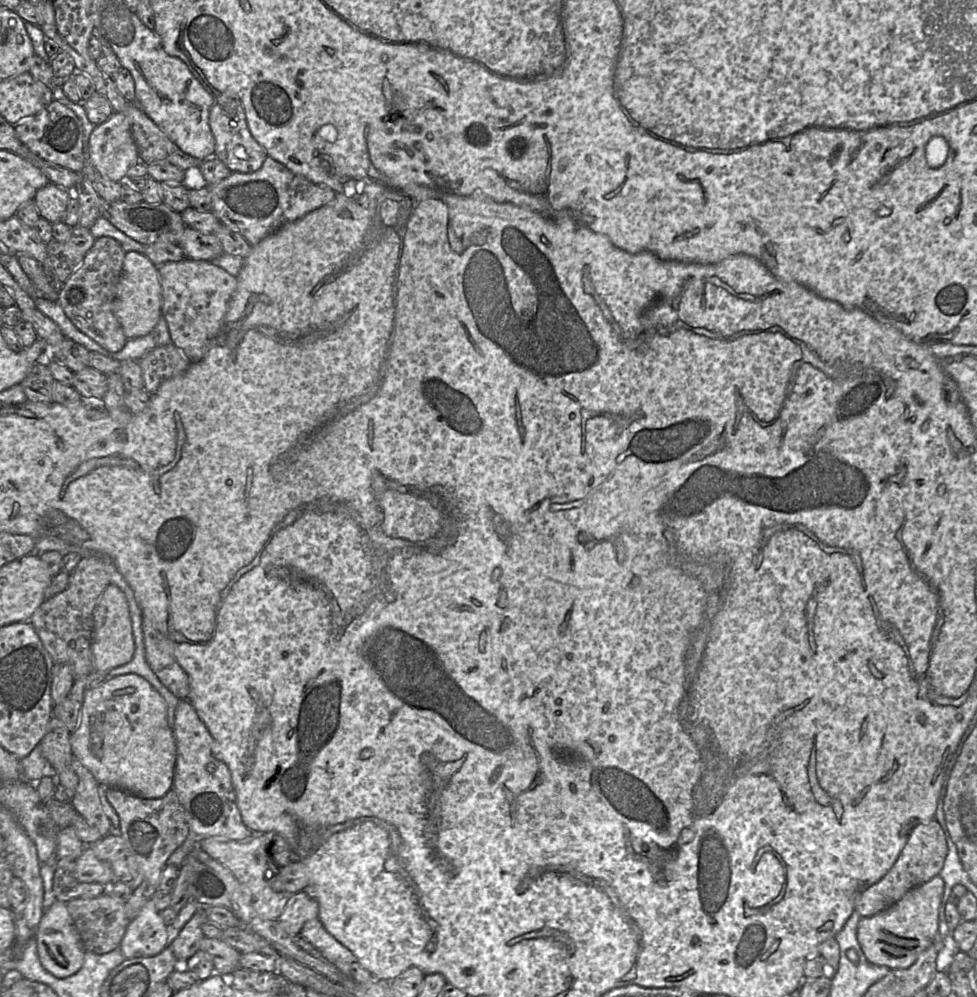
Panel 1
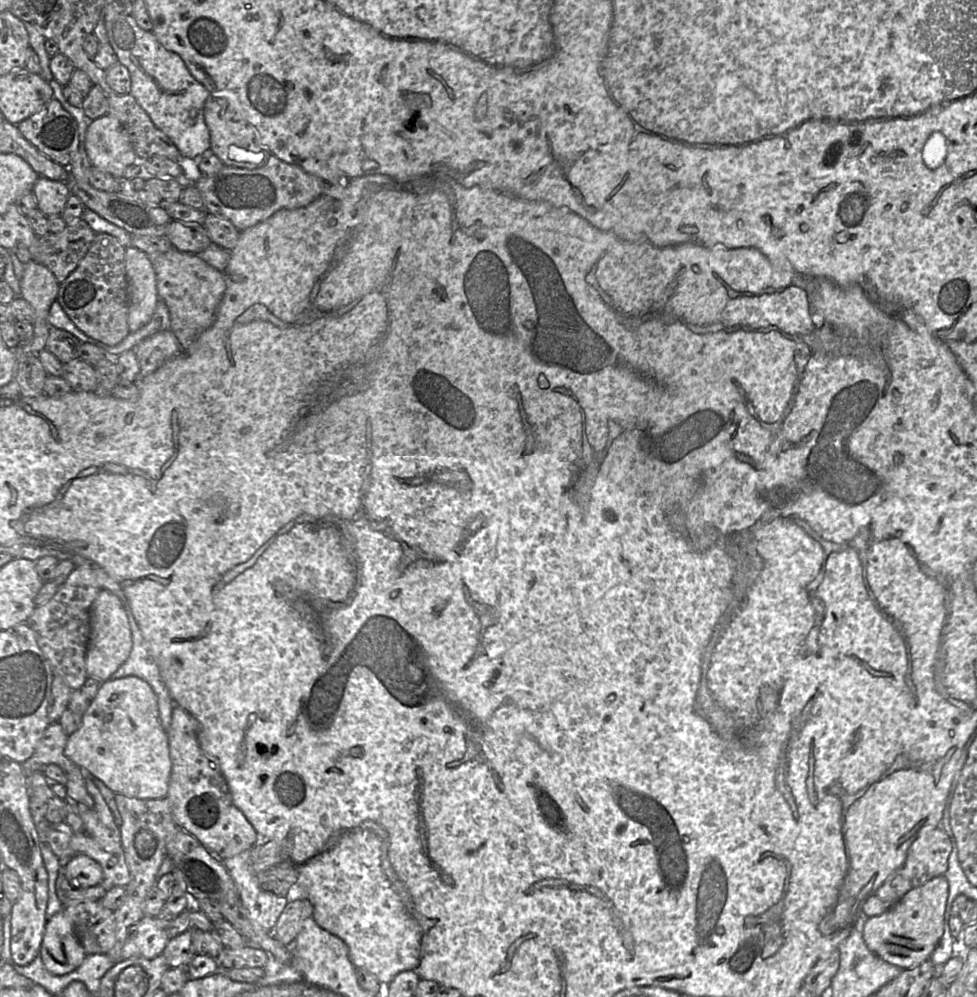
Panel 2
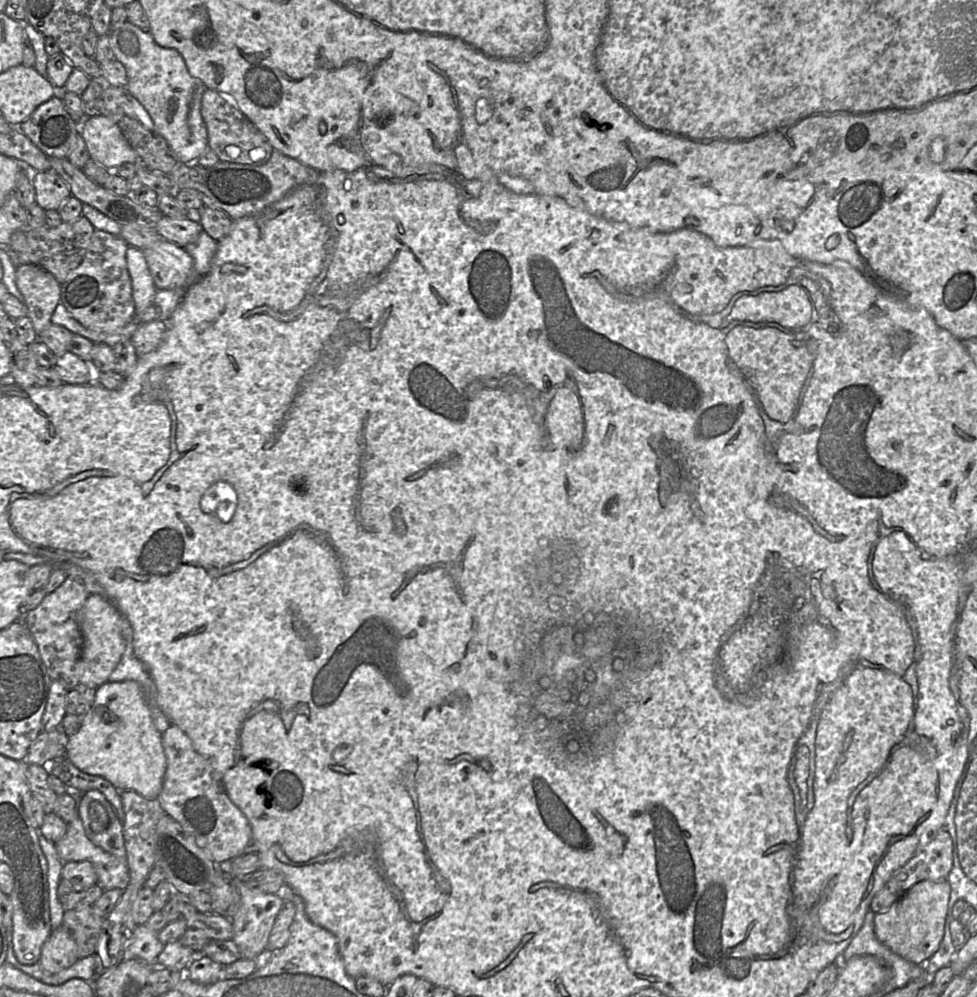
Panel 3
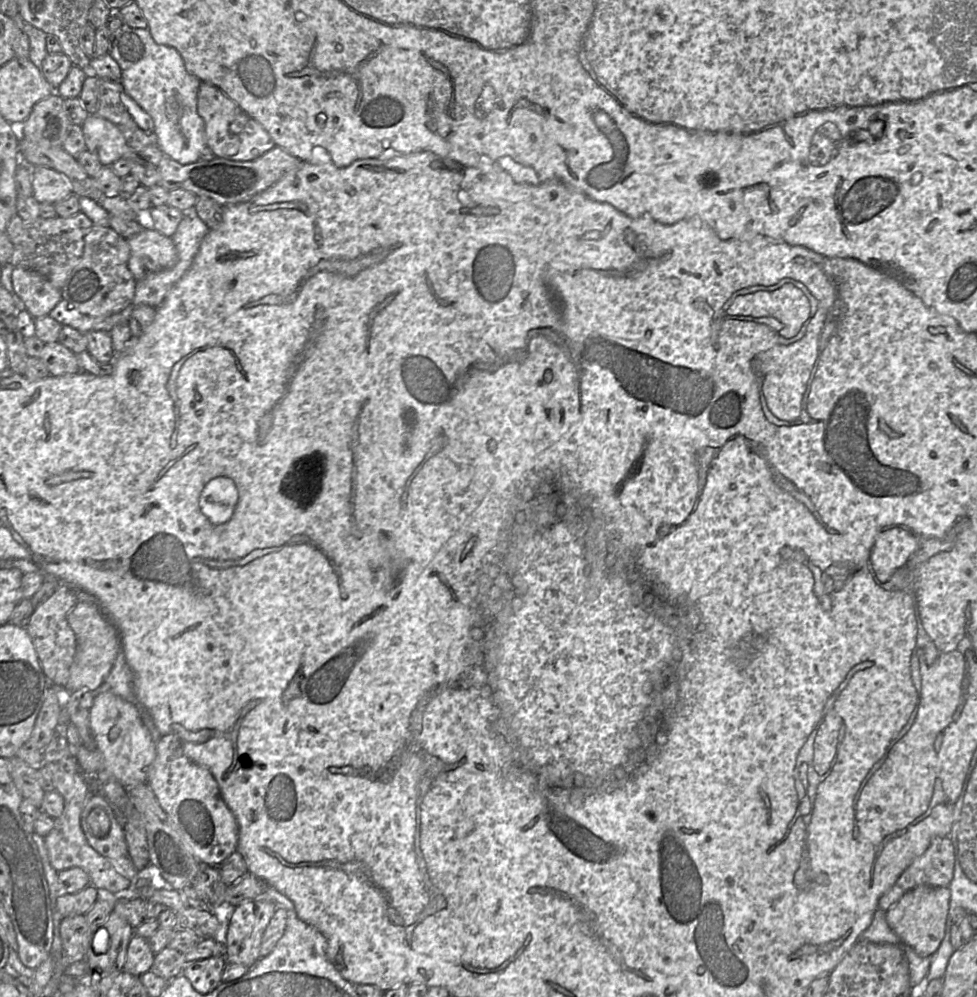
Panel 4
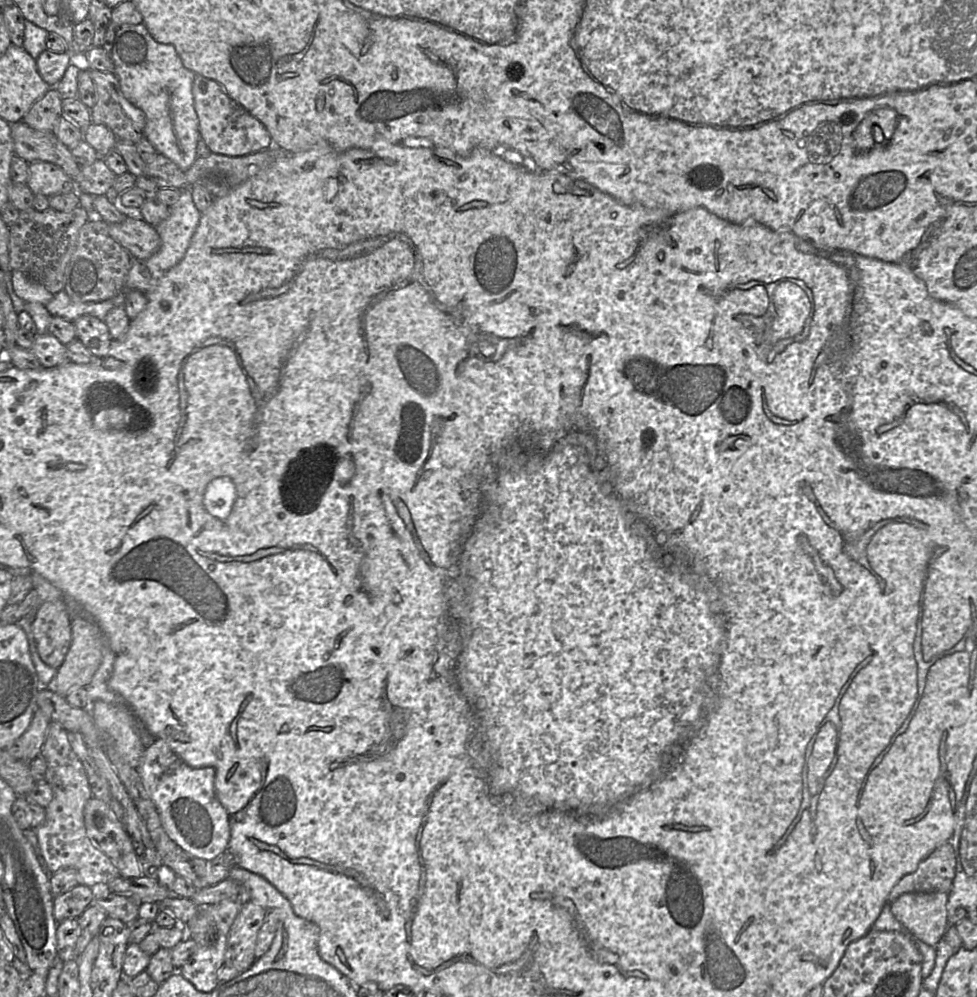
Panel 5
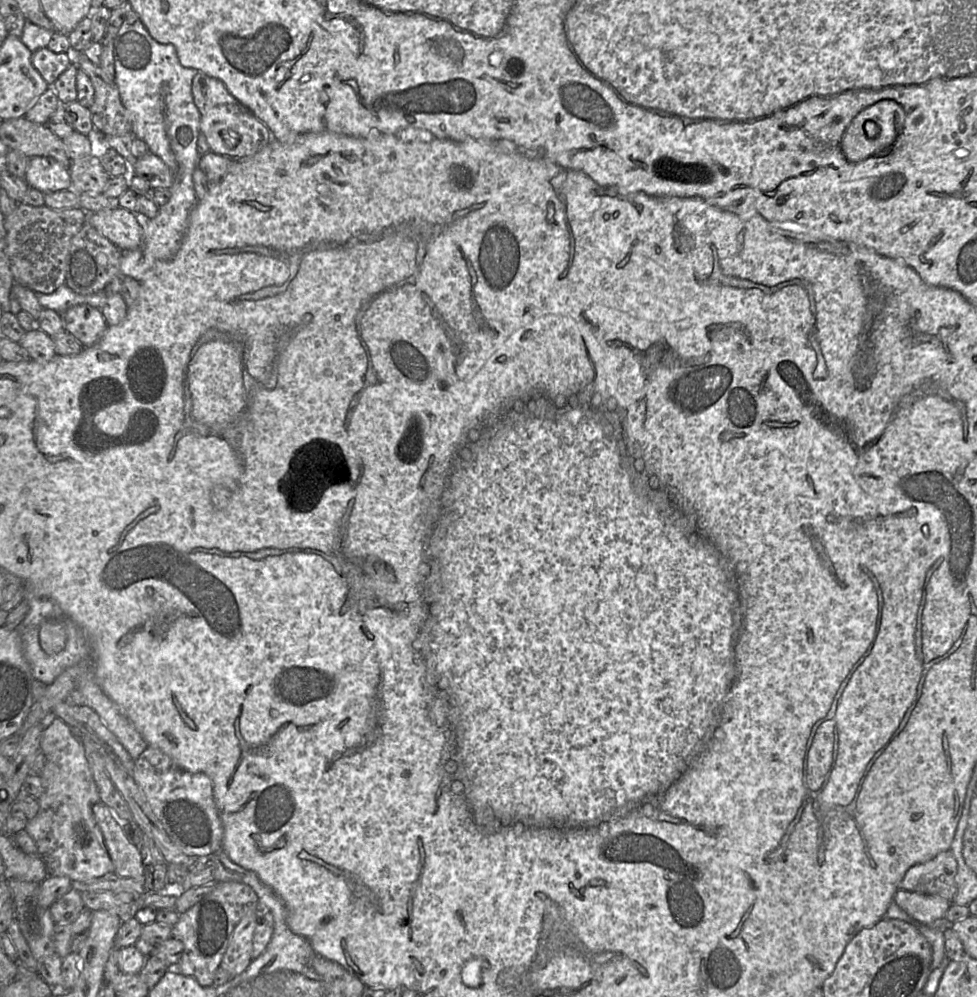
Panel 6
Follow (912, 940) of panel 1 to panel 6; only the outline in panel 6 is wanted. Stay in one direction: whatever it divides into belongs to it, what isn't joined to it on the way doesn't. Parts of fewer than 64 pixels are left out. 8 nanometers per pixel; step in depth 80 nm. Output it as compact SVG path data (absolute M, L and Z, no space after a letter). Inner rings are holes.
M899 889L893 901L909 916L929 927L945 929L948 925L945 915L951 901L938 896Z

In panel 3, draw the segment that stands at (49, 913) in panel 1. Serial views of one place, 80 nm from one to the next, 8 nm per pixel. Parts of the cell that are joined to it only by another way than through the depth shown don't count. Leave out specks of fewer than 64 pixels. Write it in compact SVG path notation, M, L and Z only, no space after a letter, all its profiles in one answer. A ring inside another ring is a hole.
M60 925L51 931L42 946L39 963L49 973L57 973L79 960L77 944L70 931Z

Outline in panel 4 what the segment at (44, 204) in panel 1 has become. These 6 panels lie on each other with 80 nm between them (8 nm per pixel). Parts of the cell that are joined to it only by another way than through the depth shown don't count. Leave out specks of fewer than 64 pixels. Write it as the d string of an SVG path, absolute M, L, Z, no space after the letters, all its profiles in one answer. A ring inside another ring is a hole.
M45 166L31 168L33 196L39 203L54 204L72 194L70 183L61 173Z

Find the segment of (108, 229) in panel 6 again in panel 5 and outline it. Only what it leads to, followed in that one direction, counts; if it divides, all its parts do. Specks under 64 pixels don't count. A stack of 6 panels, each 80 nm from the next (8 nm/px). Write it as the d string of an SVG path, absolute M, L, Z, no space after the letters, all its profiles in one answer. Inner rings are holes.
M127 216L123 222L108 223L110 236L133 258L145 260L158 251L161 239L155 227L143 219Z

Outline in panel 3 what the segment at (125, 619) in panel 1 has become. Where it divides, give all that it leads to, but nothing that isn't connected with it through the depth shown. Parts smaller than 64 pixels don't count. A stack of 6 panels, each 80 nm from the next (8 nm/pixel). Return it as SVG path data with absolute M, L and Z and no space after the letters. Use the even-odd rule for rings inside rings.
M107 594L89 595L77 613L77 622L82 635L82 650L79 661L79 681L81 684L97 688L108 681L121 660L125 648L125 615Z

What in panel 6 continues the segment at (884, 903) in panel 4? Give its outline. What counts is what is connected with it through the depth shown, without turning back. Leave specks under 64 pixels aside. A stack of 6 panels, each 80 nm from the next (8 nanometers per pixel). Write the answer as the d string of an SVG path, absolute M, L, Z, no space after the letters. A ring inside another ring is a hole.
M950 850L943 851L927 862L919 863L912 866L905 873L903 879L899 883L899 889L910 891L910 892L928 894L928 895L938 895L951 901L951 904L952 904L952 900L957 891L957 885L955 880L956 873L957 873L957 861L954 855L952 854Z

